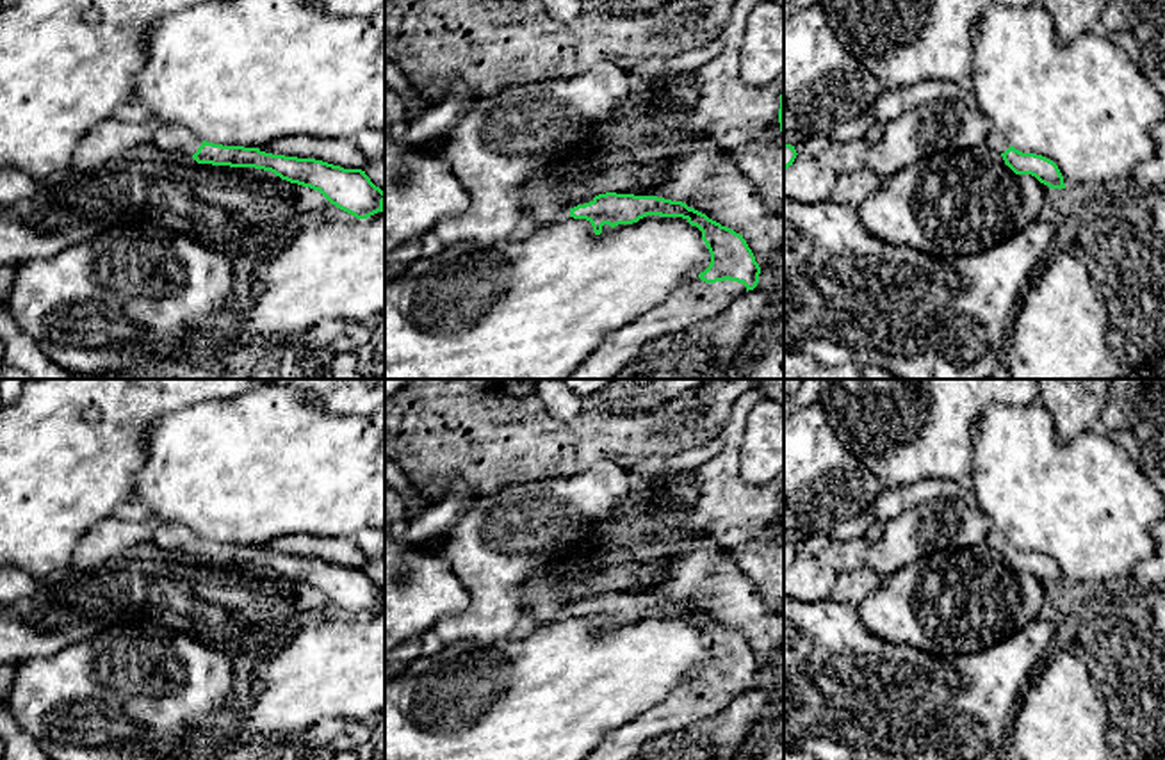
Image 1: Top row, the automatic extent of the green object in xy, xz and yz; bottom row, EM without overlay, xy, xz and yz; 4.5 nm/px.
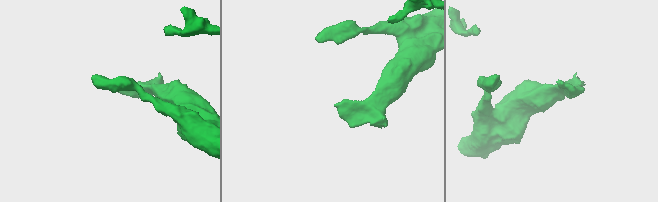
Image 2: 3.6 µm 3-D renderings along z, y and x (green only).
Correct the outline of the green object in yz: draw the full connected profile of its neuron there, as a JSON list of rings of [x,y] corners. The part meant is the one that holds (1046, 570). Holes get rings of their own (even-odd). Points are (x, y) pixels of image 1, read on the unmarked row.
[[[990,529],[985,545],[1001,554],[1015,573],[1031,573],[1049,587],[1065,587],[1063,575],[1053,559],[1015,548],[1001,530]]]

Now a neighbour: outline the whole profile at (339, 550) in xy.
[[[292,534],[258,546],[260,550],[297,557],[315,557],[344,568],[365,568],[367,557],[354,538],[319,538]]]

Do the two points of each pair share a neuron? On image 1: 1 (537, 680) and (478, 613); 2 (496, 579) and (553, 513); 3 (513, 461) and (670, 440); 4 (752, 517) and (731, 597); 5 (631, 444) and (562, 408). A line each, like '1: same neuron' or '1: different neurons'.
1: different neurons
2: same neuron
3: same neuron
4: different neurons
5: different neurons

